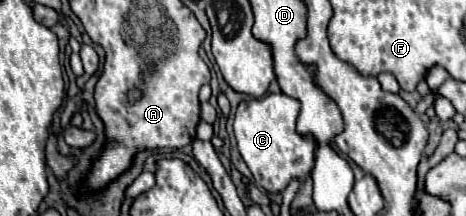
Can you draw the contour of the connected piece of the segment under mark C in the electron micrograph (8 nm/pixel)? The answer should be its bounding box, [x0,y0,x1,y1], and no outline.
[233,93,315,193]

